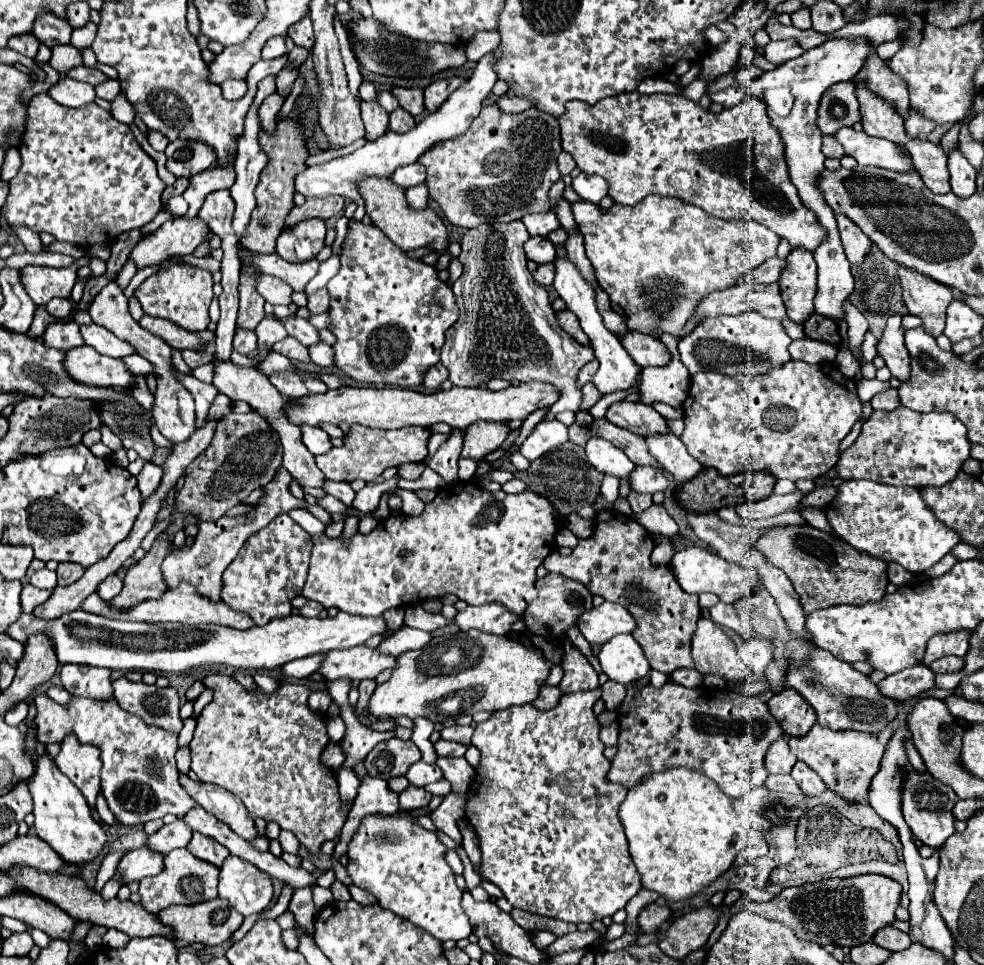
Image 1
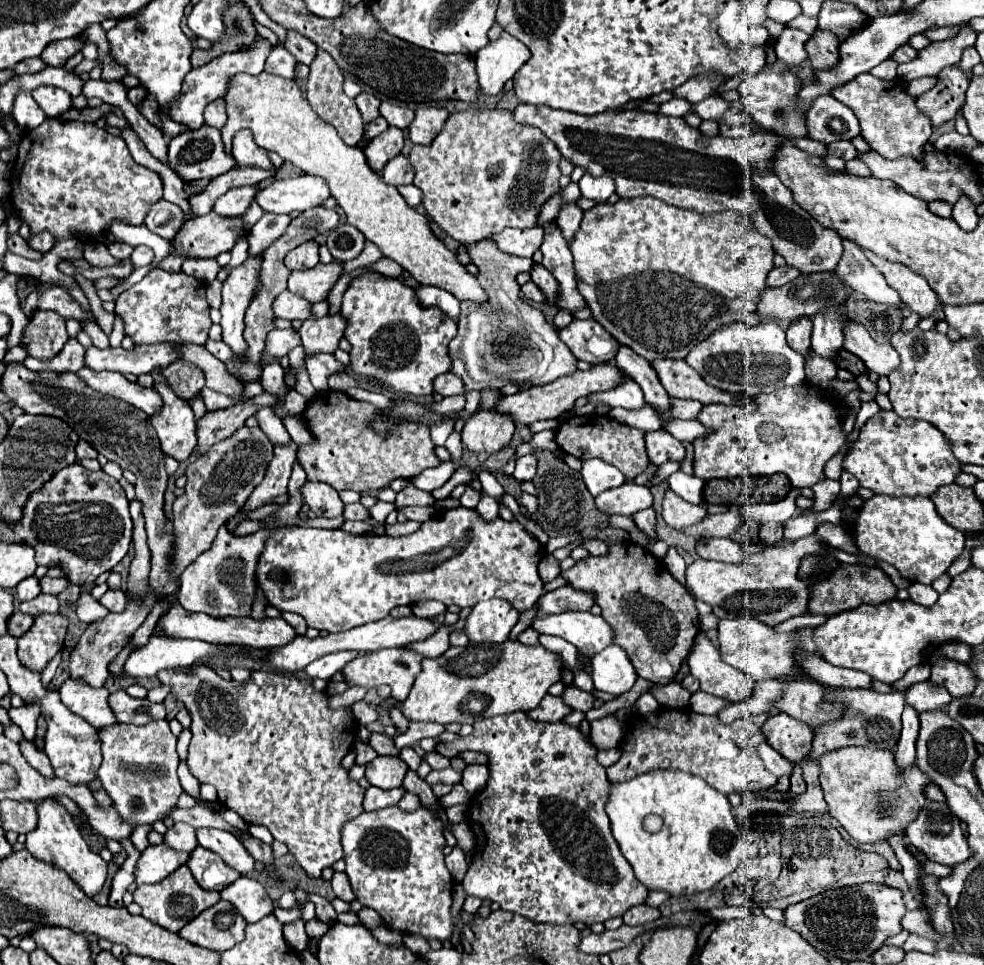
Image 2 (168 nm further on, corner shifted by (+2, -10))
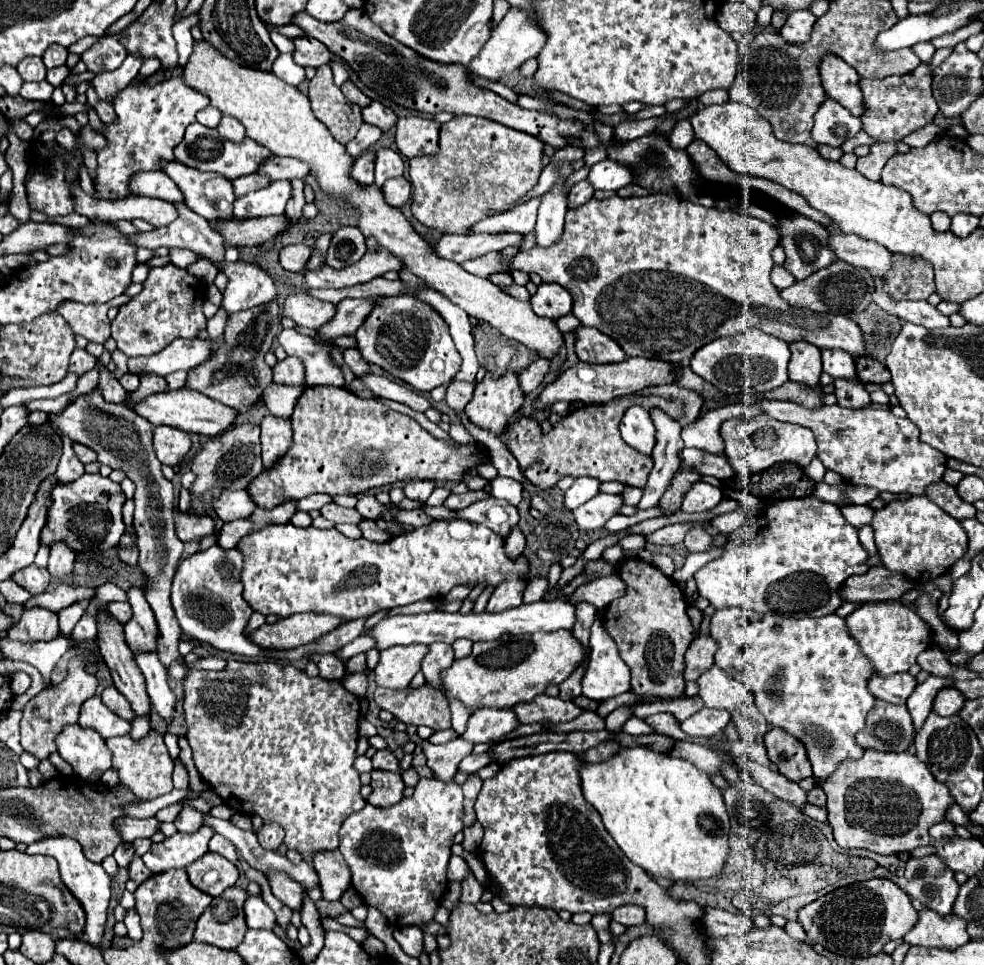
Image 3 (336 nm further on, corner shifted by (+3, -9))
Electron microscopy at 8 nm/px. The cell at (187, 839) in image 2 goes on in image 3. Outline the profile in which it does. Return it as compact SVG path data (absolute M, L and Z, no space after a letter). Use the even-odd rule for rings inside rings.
M184 809L176 817L174 825L176 825L176 829L180 833L194 833L194 831L198 831L202 827L202 813L196 811L196 809Z

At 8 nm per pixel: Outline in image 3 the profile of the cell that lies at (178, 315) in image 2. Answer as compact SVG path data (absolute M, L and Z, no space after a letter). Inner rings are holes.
M168 263L164 267L152 267L142 285L144 287L136 297L120 305L118 315L112 323L112 335L122 353L126 353L128 357L158 353L158 349L164 349L164 345L168 345L170 341L178 337L196 339L198 333L206 329L208 319L202 313L206 293L204 283L198 277Z

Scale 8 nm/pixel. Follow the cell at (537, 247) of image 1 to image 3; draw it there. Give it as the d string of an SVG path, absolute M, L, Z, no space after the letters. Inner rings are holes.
M542 283L532 295L530 303L536 315L548 317L552 321L572 311L572 295L558 283Z

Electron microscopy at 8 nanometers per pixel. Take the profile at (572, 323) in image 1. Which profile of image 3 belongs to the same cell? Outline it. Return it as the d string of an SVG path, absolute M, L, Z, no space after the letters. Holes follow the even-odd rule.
M580 325L578 329L574 329L574 337L576 355L584 363L620 363L626 357L622 347L614 339L606 337L594 327Z

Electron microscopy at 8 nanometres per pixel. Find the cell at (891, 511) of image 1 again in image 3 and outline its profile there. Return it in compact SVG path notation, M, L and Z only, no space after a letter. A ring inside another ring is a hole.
M910 495L906 497L906 501L896 499L892 503L886 503L874 513L870 525L874 529L882 565L892 573L902 573L922 583L948 573L968 547L968 537L960 521L944 513L926 495Z

